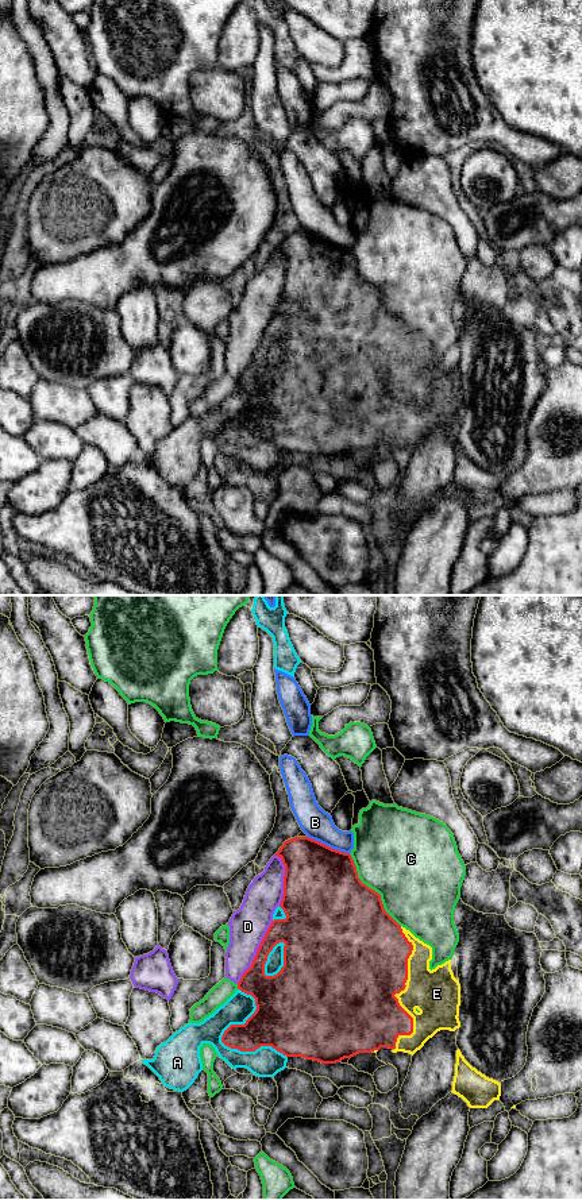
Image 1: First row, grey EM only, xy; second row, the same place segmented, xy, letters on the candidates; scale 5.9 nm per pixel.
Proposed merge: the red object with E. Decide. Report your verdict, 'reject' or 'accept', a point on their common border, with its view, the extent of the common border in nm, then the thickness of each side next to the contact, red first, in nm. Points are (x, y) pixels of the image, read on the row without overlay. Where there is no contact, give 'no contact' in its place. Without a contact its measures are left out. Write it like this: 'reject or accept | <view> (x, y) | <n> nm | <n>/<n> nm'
accept | xy (399, 388) | 750 nm | 480/280 nm

